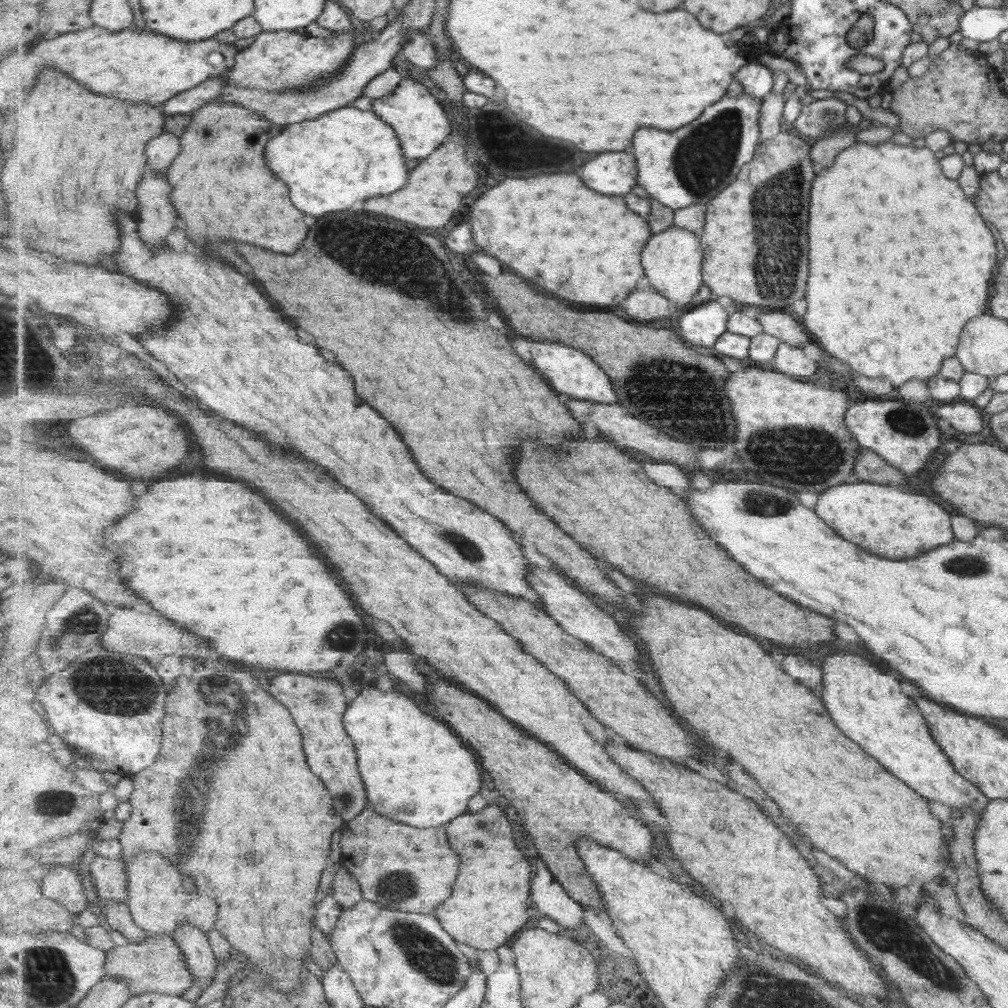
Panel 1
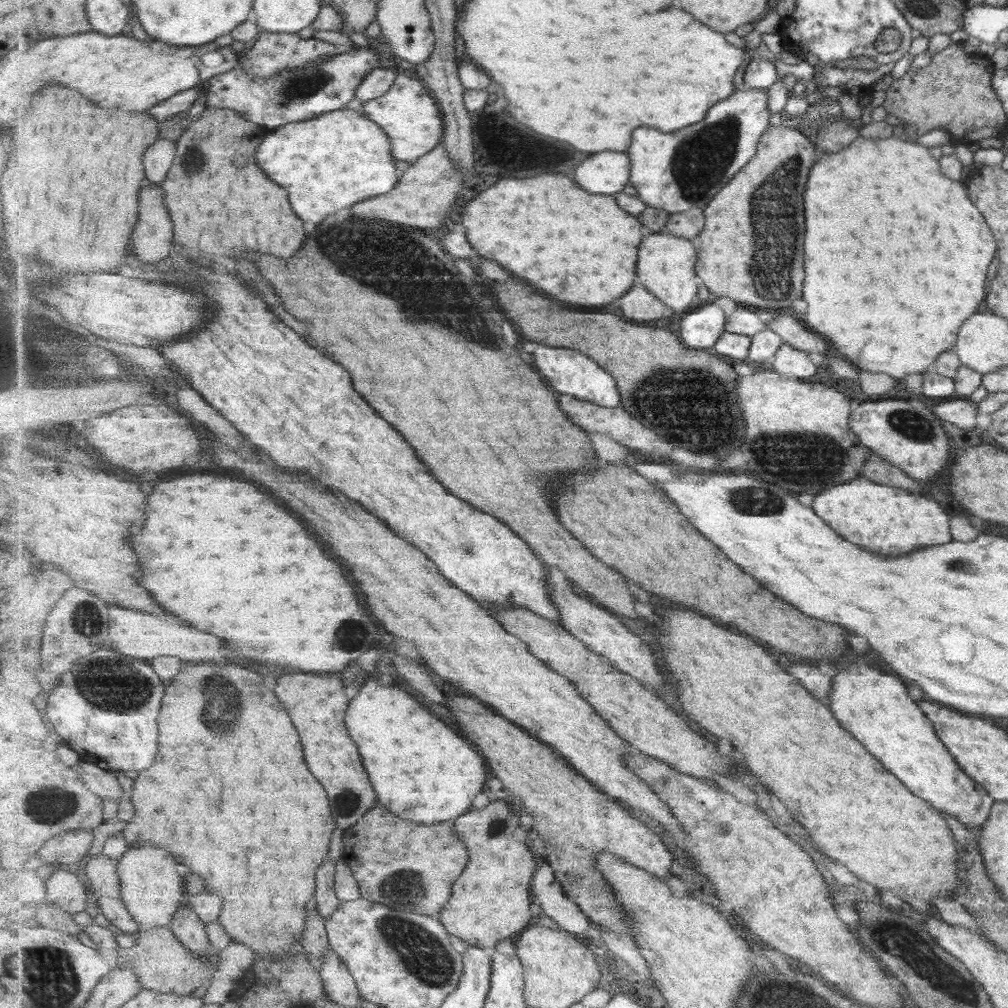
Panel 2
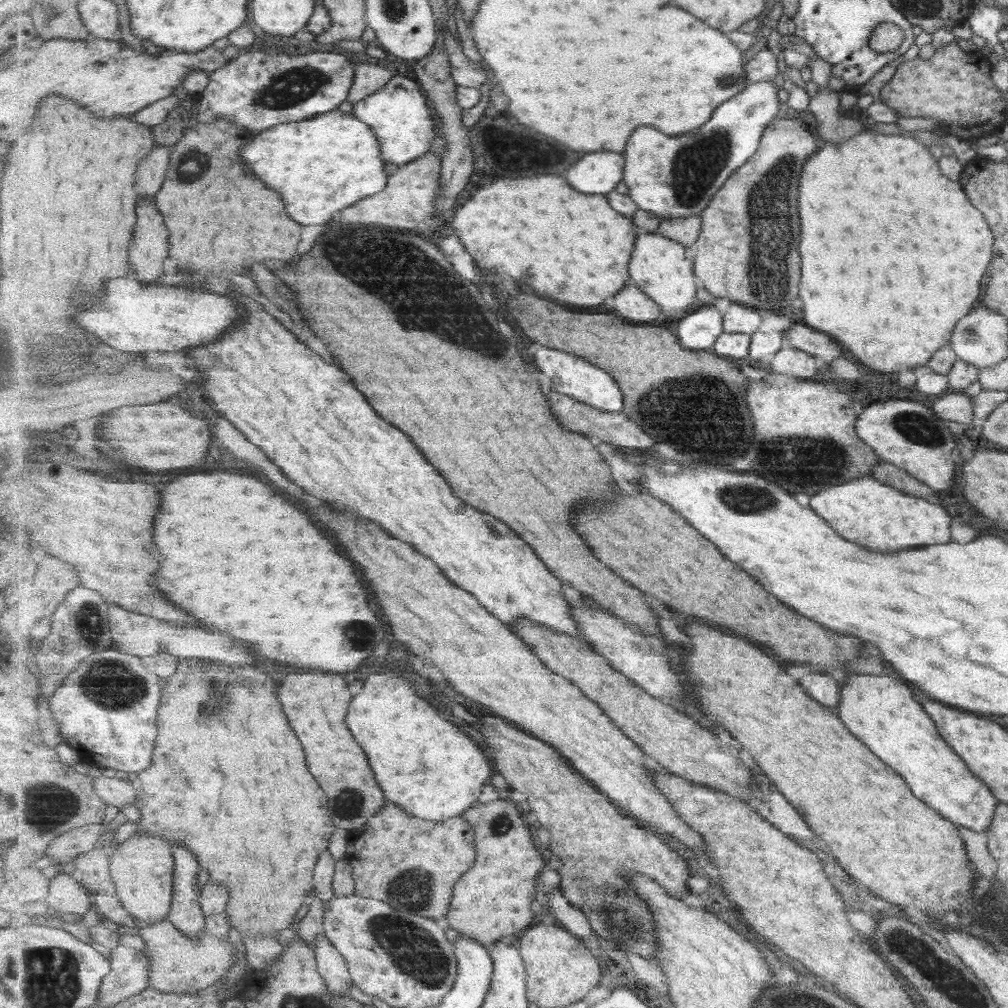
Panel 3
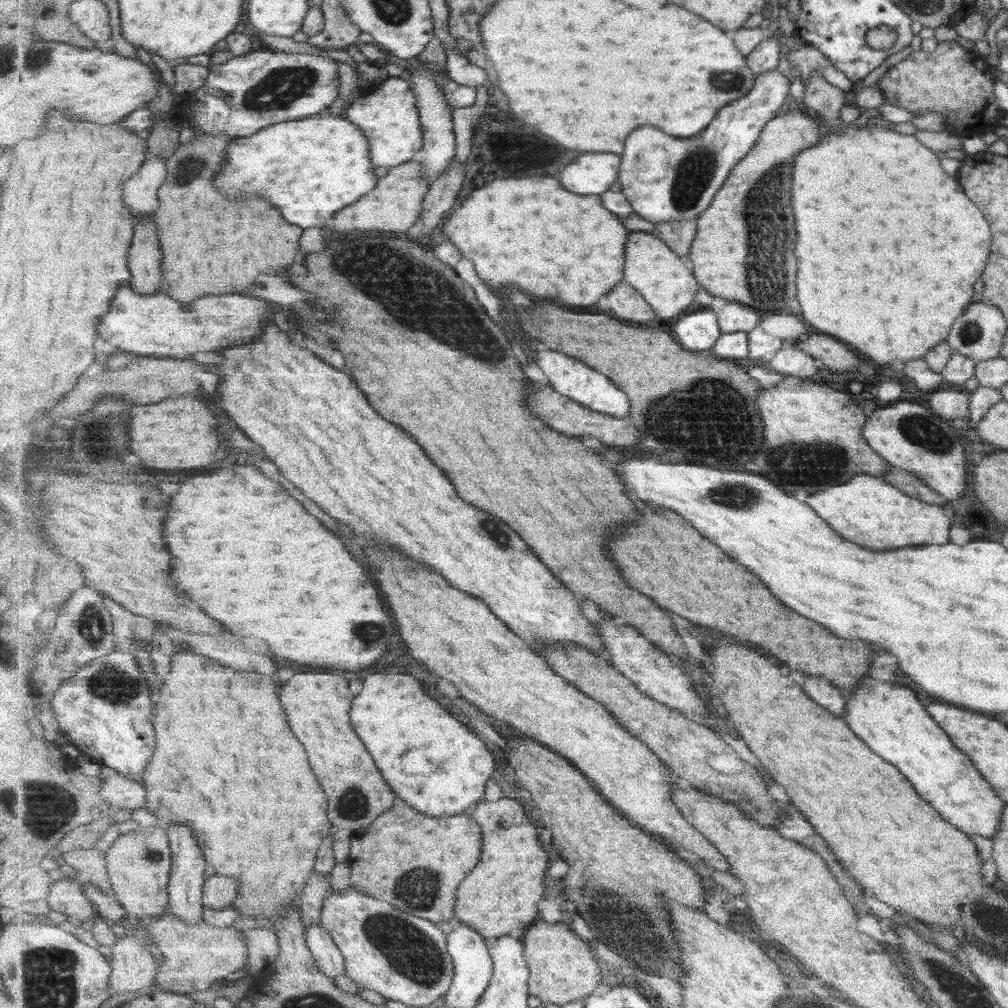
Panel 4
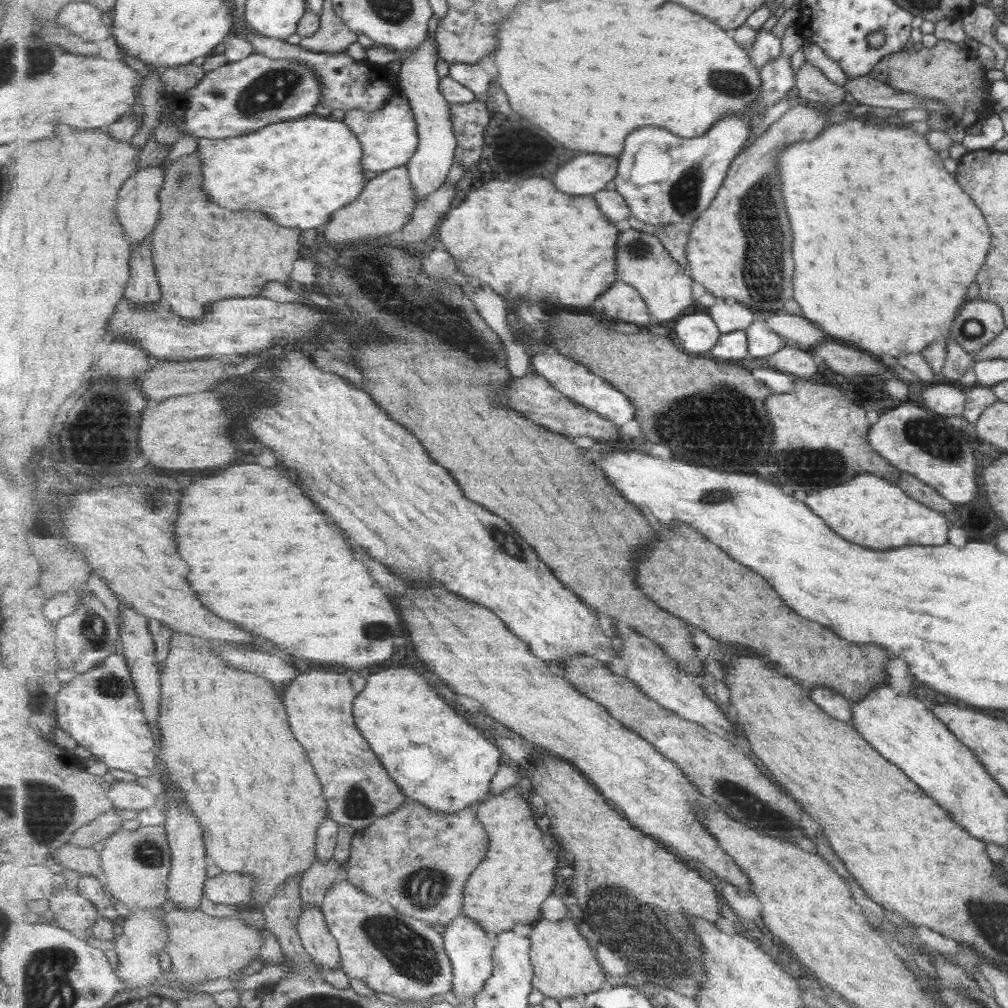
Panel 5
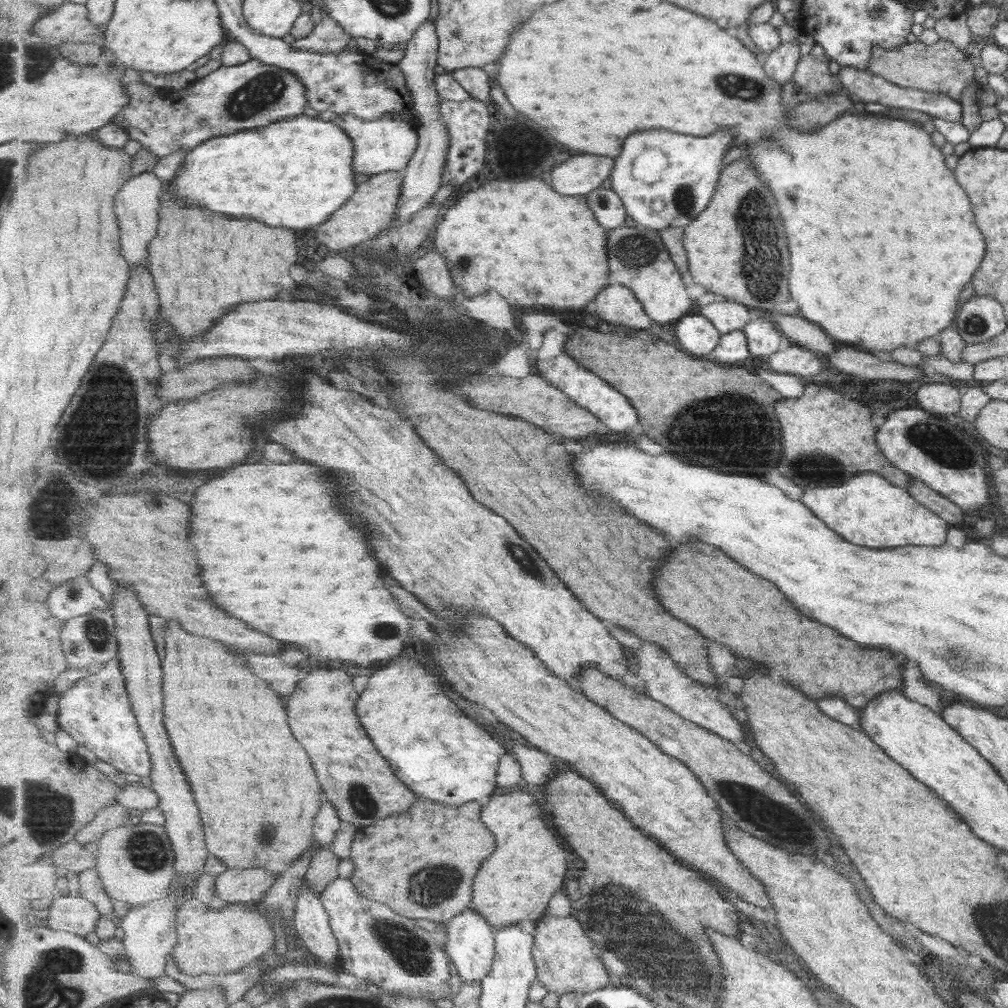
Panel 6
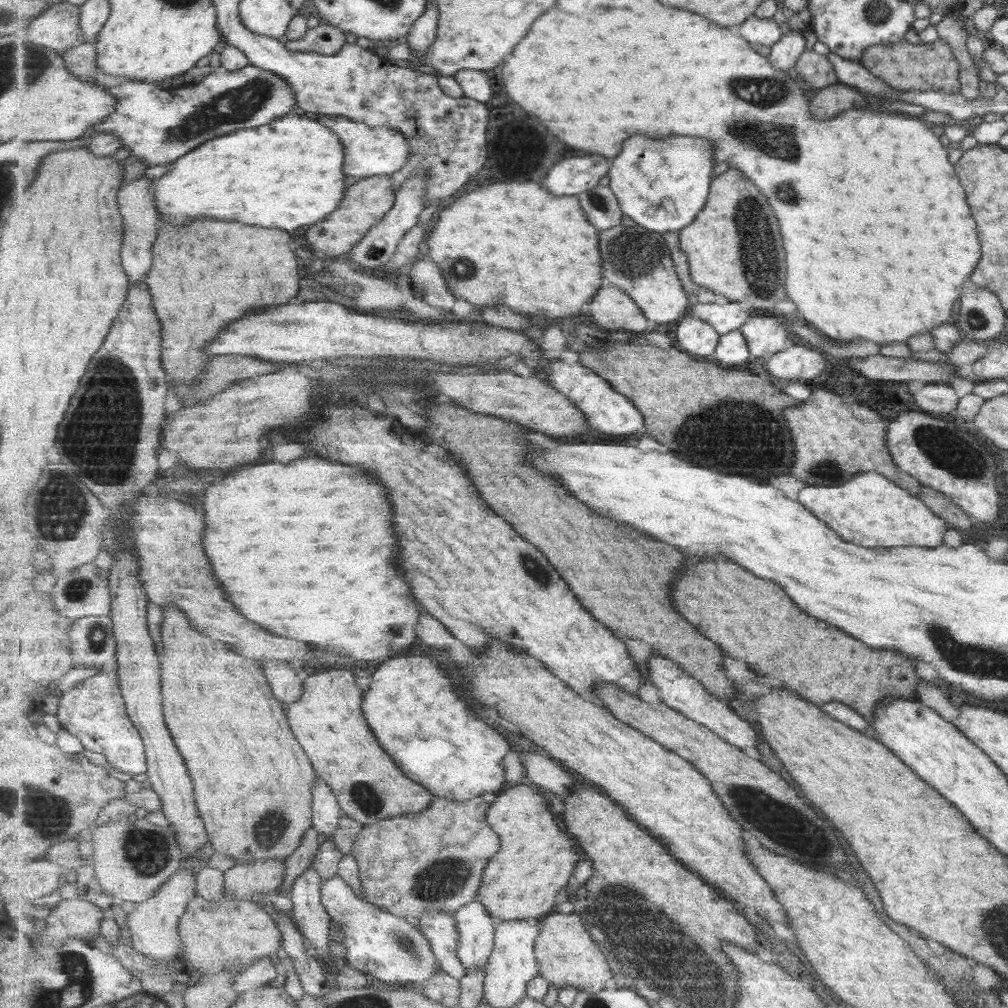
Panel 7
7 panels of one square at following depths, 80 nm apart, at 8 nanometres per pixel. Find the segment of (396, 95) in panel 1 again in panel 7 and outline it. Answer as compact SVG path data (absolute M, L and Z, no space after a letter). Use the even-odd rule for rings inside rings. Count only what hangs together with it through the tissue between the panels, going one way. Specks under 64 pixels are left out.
M321 114L317 120L333 129L344 144L346 176L364 179L375 175L393 175L399 172L412 156L412 144L409 139L393 127L370 127L361 121L354 121L341 115Z

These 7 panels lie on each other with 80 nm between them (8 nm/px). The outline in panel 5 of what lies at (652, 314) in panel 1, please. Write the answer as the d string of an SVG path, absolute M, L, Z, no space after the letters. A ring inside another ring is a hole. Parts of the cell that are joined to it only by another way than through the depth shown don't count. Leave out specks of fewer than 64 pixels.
M617 282L601 300L605 306L605 314L611 316L612 322L625 320L623 323L629 328L653 322L653 316L645 304L644 297L633 285Z

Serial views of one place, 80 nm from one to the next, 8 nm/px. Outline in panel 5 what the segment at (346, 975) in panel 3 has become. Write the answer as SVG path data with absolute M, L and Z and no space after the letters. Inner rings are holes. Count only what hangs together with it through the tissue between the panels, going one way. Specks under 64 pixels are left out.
M314 902L303 903L298 931L305 950L318 966L331 970L342 968L340 946L337 939L329 932L321 905Z

